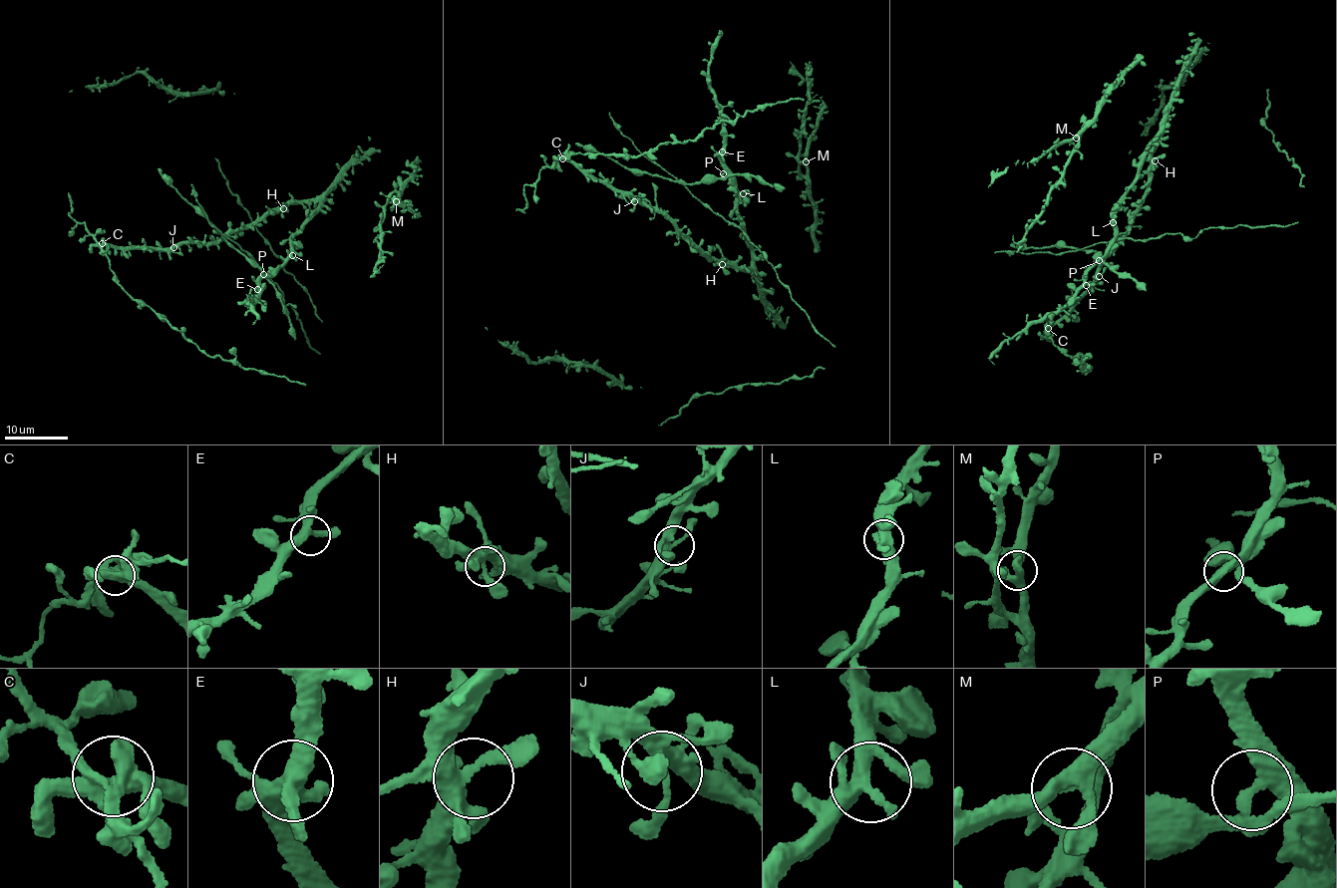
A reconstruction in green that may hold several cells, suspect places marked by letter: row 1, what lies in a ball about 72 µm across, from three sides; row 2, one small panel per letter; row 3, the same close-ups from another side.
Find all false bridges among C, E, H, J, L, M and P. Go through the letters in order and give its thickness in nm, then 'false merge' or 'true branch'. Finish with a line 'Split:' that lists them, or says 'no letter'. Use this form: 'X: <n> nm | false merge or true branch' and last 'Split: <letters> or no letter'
C: 460 nm | false merge
E: 360 nm | true branch
H: 400 nm | true branch
J: 320 nm | true branch
L: 360 nm | true branch
M: 380 nm | true branch
P: 320 nm | false merge
Split: C, P

